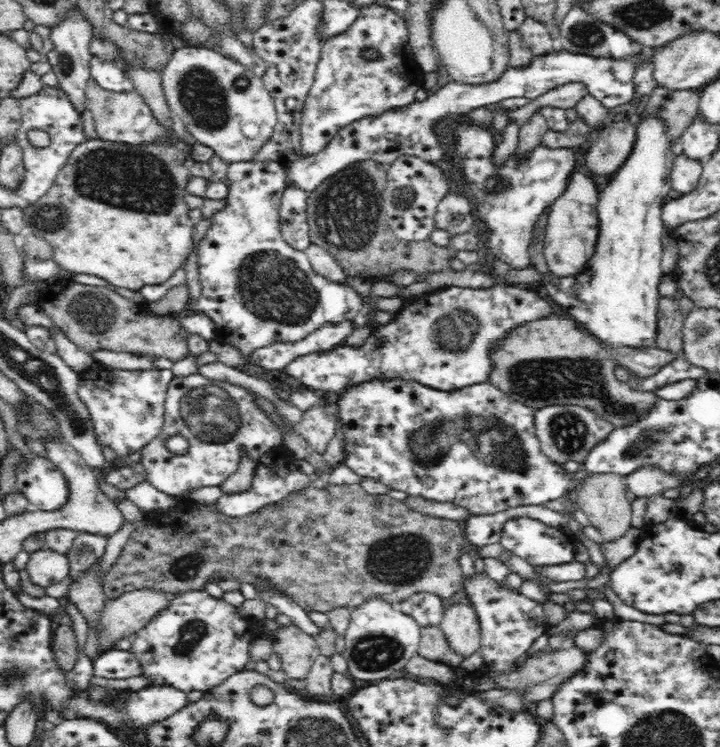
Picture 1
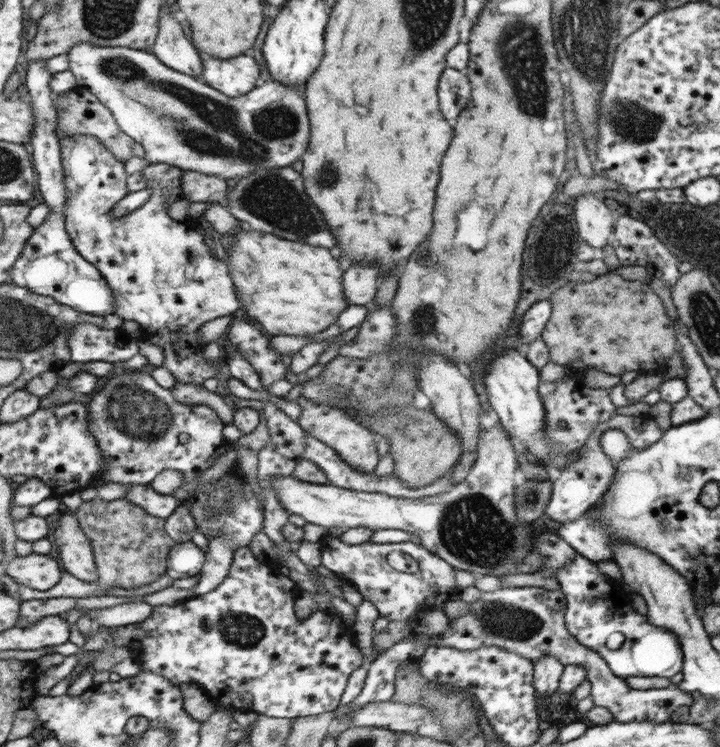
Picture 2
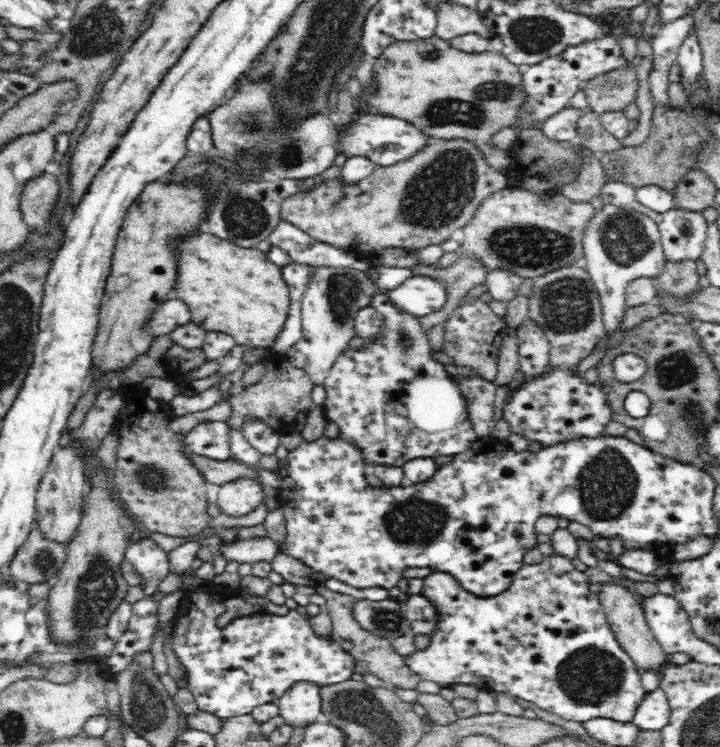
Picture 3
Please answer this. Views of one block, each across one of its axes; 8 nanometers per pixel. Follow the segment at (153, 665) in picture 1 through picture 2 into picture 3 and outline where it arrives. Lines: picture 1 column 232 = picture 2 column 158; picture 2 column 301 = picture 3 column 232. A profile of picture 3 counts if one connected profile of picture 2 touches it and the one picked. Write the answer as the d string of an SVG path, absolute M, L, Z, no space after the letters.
M185 591L180 614L174 619L174 634L170 639L172 650L186 669L187 689L194 696L198 708L223 719L250 714L254 708L277 701L295 682L310 681L320 687L344 683L354 674L355 658L340 647L335 638L318 637L310 620L303 618L296 609L285 616L240 616L224 626L216 626L216 618L226 613L222 604L212 602L210 592Z

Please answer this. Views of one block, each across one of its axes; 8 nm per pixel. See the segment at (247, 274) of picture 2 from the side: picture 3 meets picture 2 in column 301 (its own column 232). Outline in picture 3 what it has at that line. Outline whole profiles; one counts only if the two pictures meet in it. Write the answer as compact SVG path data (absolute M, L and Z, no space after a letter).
M200 232L192 234L174 244L178 276L180 280L174 284L174 294L182 298L182 302L190 310L191 321L201 326L206 332L220 332L234 337L238 345L263 347L269 350L277 333L281 331L289 309L289 291L280 272L280 266L274 264L267 253L256 246L244 248L231 240Z

